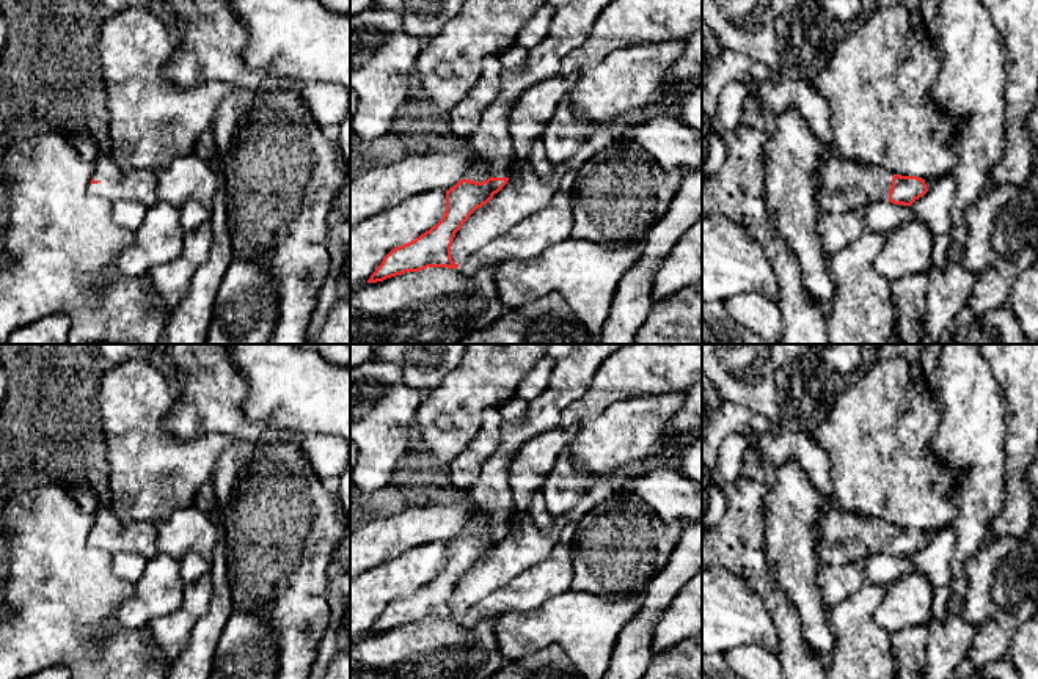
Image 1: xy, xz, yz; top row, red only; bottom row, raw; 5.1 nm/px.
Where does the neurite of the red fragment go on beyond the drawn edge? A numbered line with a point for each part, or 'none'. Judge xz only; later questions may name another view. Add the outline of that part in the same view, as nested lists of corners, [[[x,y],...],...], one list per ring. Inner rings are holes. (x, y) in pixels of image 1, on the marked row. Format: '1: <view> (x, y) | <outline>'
1: xz (570, 24) | [[[570,0],[554,9],[548,35],[528,52],[524,69],[503,71],[499,94],[466,140],[477,154],[471,167],[484,163],[488,178],[509,178],[512,145],[507,118],[512,104],[531,85],[561,72],[562,58],[584,42],[598,14],[611,2],[614,0]]]

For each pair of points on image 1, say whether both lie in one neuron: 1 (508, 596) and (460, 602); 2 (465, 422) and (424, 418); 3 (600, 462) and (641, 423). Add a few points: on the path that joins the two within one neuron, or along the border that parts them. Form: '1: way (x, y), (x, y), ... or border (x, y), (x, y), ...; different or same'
1: border (514, 579), (486, 594), (459, 616); different
2: way (456, 412), (453, 409), (434, 409); same
3: way (610, 453), (632, 431); same

